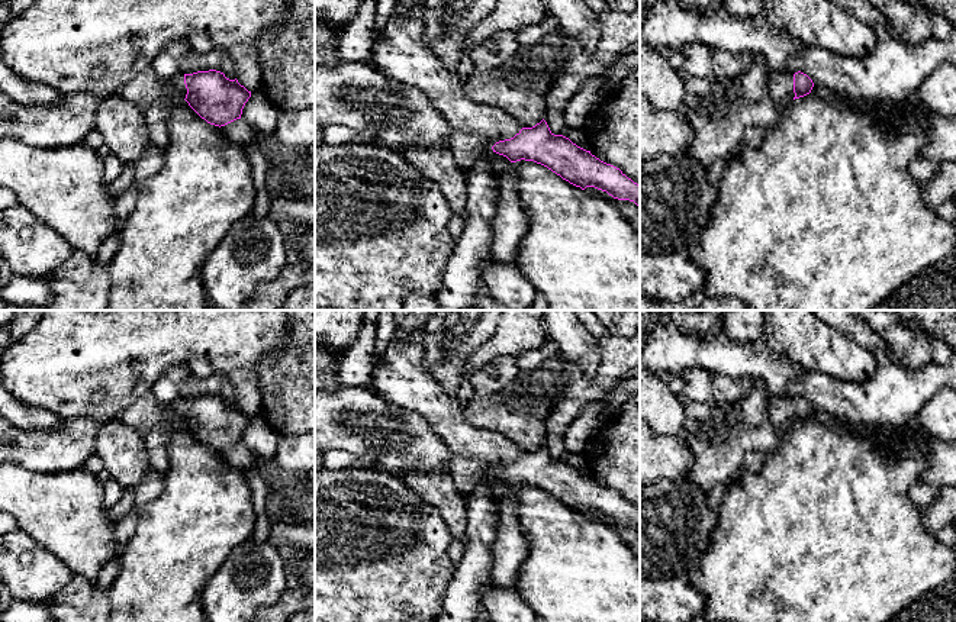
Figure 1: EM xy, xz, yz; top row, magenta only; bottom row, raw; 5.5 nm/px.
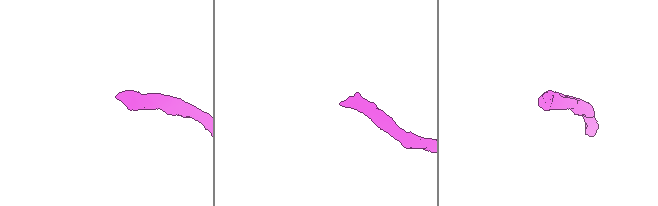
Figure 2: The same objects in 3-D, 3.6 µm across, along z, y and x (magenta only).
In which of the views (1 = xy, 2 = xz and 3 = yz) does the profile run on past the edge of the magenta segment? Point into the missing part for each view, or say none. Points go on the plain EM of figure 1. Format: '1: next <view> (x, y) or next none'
1: next xy (147, 413)
2: next xz (399, 377)
3: next yz (781, 409)

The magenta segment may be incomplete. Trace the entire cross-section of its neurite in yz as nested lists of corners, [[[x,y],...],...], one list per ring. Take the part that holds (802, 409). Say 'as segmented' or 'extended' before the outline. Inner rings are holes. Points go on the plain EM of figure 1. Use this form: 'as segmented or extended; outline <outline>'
extended; outline [[[769,396],[767,410],[773,425],[778,429],[788,429],[795,423],[809,419],[814,407],[801,396],[795,399],[785,396]]]

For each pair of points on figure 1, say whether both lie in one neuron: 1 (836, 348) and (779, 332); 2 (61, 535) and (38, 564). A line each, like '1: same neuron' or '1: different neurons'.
1: same neuron
2: different neurons

